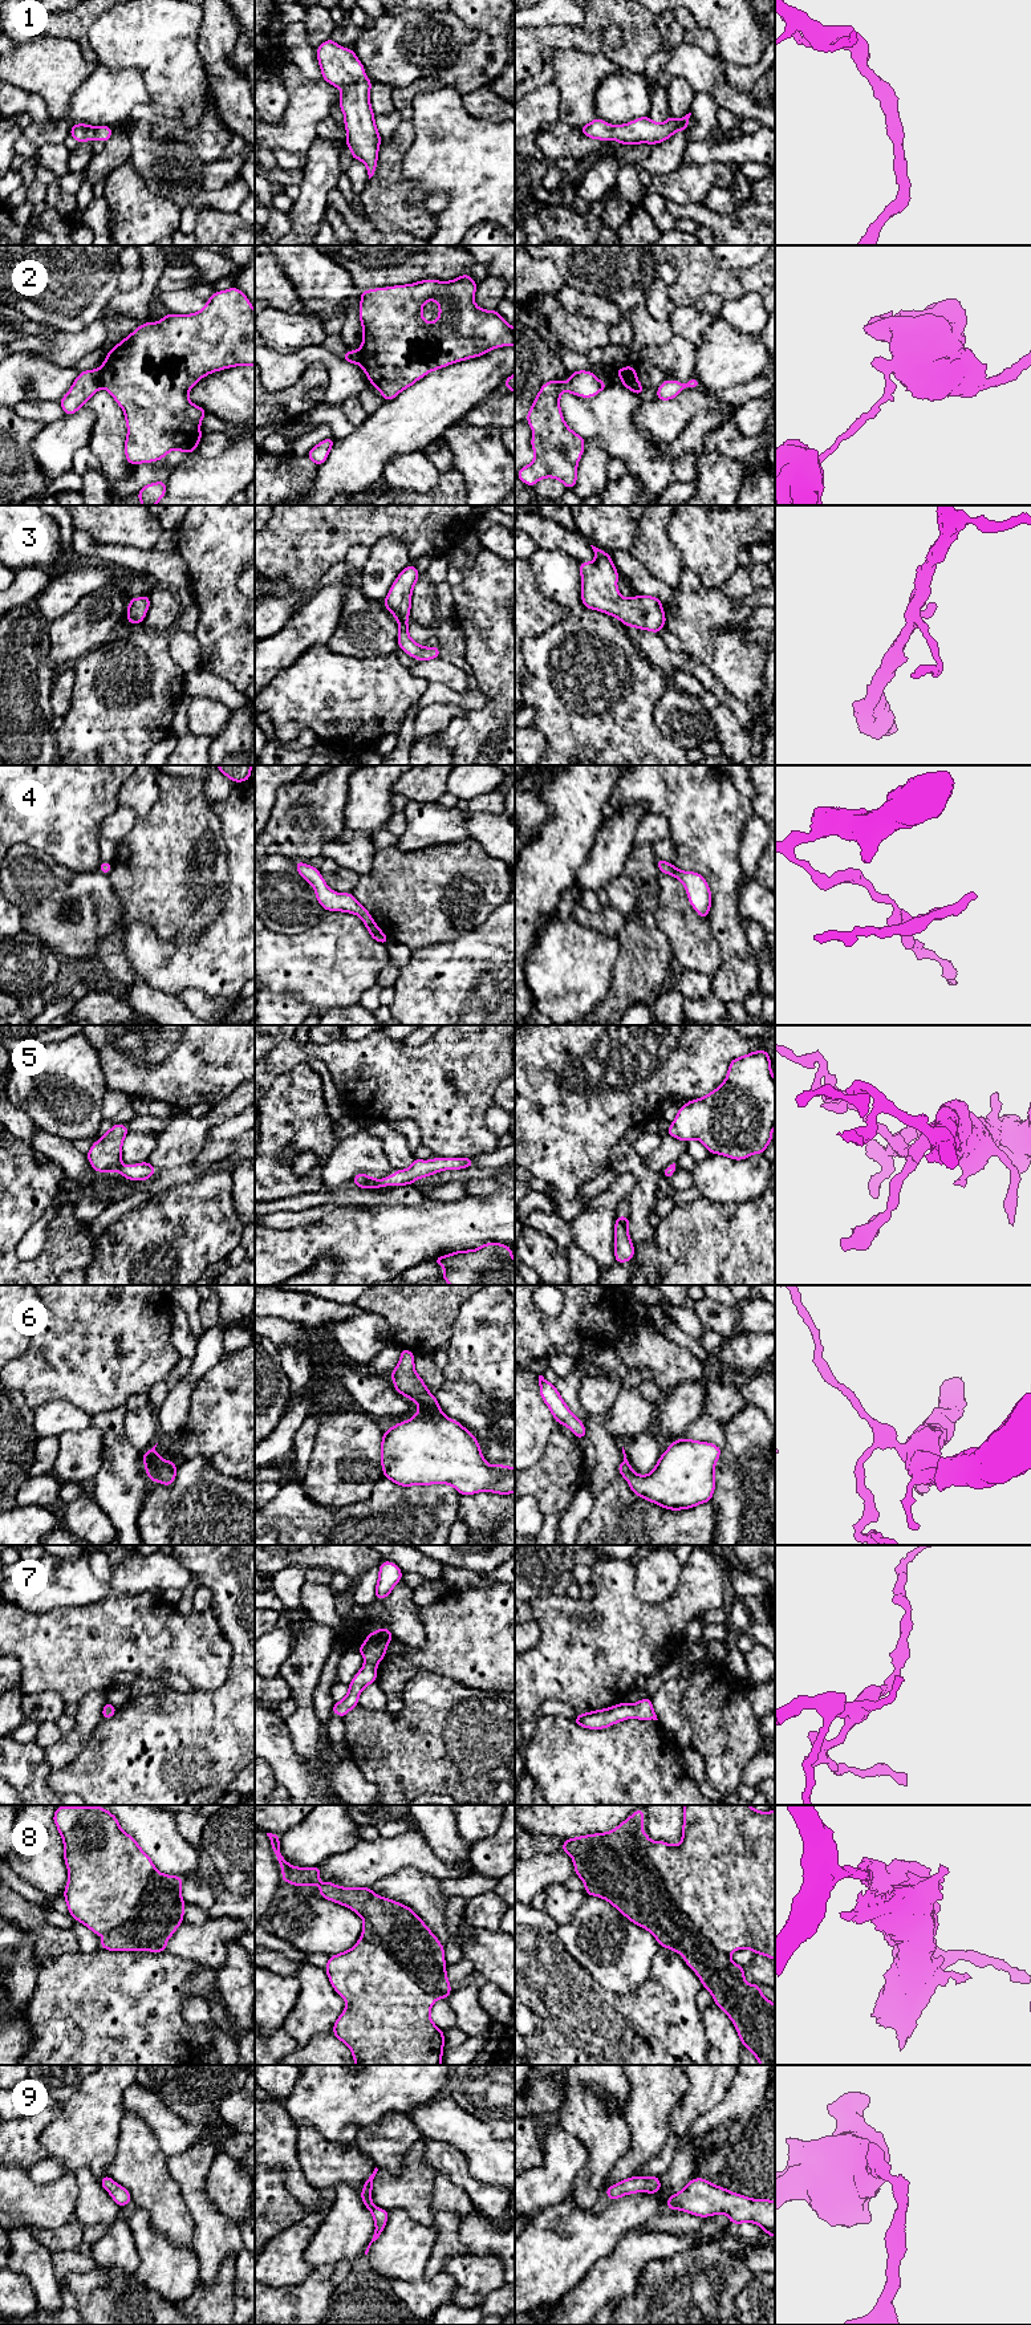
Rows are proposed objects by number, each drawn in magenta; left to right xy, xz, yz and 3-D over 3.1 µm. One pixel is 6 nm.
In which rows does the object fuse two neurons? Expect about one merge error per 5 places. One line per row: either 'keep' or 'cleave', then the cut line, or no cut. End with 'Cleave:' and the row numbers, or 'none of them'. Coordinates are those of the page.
1: keep; no cut
2: cleave; cut in xy along (97, 369), (101, 386)
3: keep; no cut
4: keep; no cut
5: keep; no cut
6: keep; no cut
7: keep; no cut
8: keep; no cut
9: keep; no cut
Cleave: 2

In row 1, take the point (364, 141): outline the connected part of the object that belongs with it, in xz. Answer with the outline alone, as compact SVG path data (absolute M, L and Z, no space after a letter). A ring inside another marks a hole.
M332 38L317 48L317 60L322 78L341 90L340 109L344 113L344 126L348 131L346 146L352 150L352 158L360 159L368 168L369 179L376 174L381 135L378 134L374 113L370 107L372 81L365 76L365 68L354 50L337 45Z

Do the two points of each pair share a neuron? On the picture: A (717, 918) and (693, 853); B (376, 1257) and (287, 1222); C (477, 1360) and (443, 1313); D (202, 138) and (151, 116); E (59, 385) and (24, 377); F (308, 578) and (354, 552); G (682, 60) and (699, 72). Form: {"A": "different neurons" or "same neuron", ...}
{"A": "same neuron", "B": "different neurons", "C": "different neurons", "D": "same neuron", "E": "same neuron", "F": "different neurons", "G": "same neuron"}

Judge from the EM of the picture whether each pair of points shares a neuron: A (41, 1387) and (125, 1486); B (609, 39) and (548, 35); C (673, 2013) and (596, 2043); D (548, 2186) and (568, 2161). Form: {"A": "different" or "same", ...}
{"A": "different", "B": "different", "C": "same", "D": "same"}

